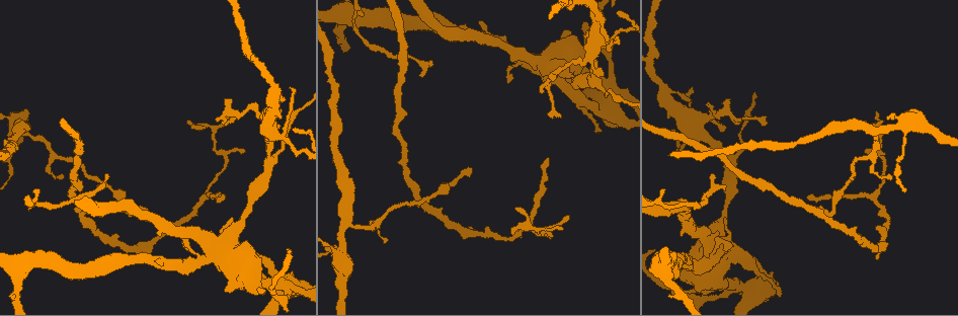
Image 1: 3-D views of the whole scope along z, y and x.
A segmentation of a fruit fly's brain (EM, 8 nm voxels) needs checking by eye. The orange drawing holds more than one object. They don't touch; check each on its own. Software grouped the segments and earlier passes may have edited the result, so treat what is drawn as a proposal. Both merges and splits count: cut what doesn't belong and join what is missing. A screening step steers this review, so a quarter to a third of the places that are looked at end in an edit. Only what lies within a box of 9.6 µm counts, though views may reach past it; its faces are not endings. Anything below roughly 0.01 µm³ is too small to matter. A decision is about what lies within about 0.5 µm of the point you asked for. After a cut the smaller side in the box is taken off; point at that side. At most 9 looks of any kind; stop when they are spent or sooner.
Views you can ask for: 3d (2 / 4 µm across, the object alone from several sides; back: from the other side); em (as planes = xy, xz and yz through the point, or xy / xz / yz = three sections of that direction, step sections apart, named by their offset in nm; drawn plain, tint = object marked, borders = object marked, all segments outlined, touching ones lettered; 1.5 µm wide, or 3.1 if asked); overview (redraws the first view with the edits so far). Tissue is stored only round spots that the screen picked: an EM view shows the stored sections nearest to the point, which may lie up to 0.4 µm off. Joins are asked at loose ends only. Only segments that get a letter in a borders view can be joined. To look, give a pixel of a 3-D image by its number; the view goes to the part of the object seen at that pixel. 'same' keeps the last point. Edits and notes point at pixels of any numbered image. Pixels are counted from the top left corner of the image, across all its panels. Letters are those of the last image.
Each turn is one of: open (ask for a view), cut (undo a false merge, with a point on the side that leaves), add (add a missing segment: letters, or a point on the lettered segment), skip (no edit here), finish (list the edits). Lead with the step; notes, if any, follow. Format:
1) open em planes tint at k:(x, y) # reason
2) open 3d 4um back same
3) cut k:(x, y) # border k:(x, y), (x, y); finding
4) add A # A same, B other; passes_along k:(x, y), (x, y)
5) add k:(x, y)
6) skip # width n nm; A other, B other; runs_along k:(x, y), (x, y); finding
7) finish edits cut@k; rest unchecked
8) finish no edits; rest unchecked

open 3d 2um at 1:(615, 44)

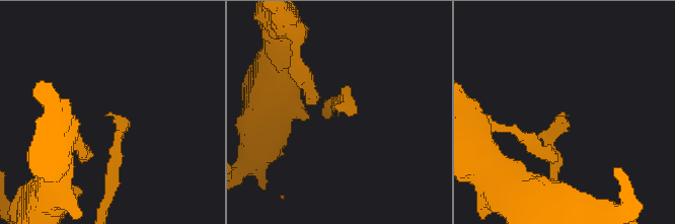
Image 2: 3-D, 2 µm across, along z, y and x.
open em xz step 8 tint at 2:(336, 109)

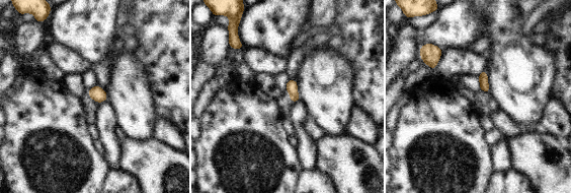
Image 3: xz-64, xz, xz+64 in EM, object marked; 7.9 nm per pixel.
open em planes borders same

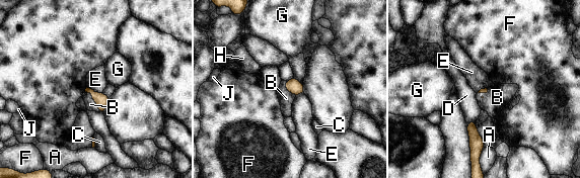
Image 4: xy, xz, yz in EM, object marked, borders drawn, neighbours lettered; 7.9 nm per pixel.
add B # A other, B same, C other, D other, E other, F other, G other, H other, J other; passes_along 4:(100, 99), (92, 99), (90, 104); it goes on there

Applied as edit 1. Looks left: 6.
open overview

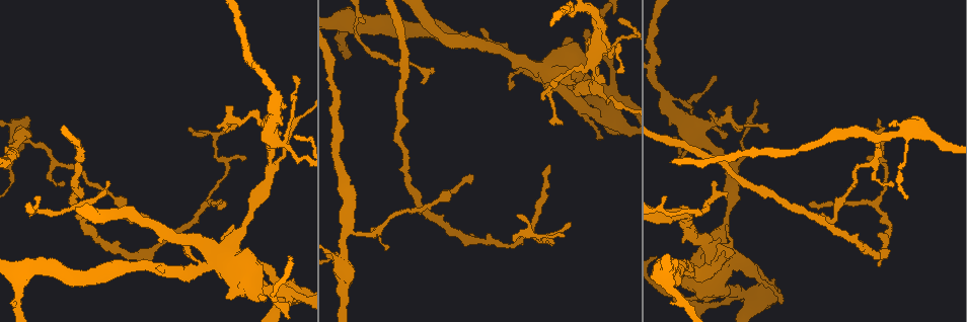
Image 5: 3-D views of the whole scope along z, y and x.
open 3d 2um at 5:(267, 298) # touches itself

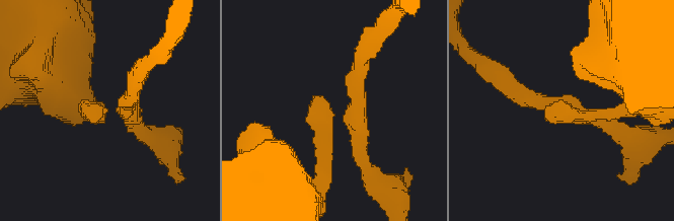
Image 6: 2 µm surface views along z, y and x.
open em planes tint at 6:(106, 111) # arm_widths 180, 360 nm; now the EM

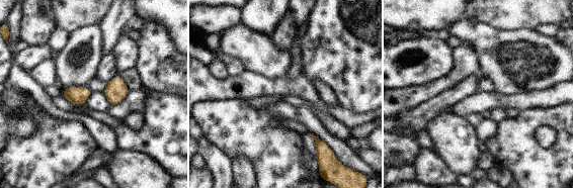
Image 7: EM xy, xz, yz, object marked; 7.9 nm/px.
open em planes borders same

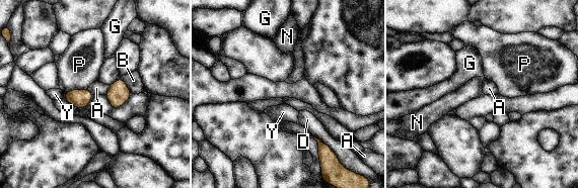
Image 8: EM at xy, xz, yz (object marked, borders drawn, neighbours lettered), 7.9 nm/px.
skip # longest_contact P 200 nm; A other, B other, D other, G other, N other, P other, Y other; continuous, no second neuron

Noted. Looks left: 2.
open em planes borders at 5:(782, 303) # an open end

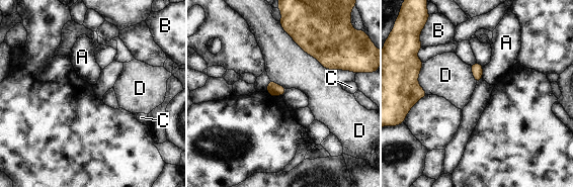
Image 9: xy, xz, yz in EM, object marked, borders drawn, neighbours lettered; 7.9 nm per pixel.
skip # longest_contact D 550 nm; A other, B other, C other, D other; no lettered segment goes on from it

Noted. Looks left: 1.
finish edits add@4; rest unchecked

